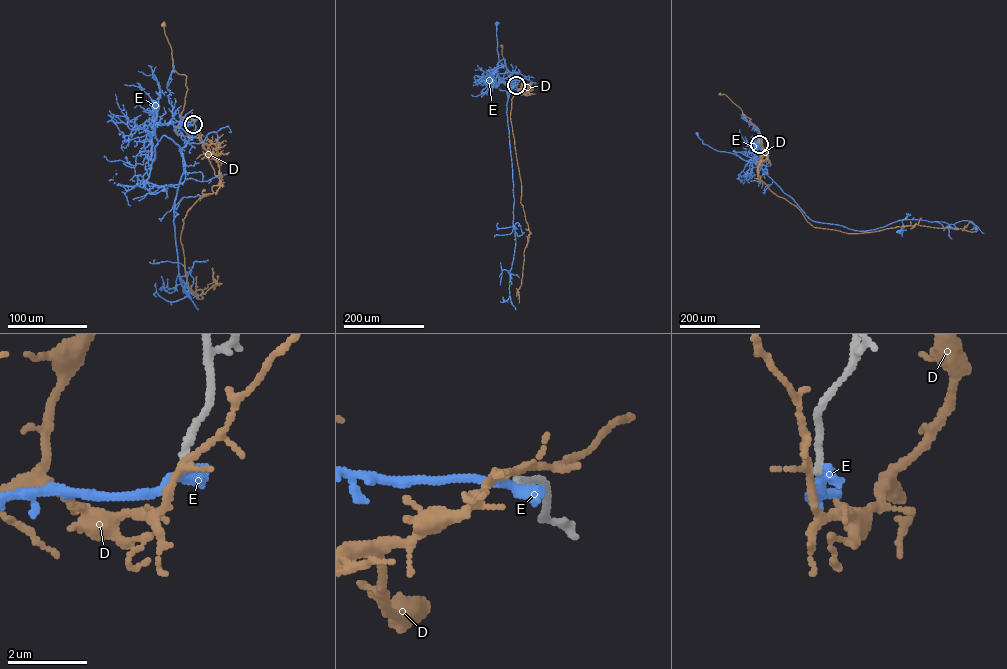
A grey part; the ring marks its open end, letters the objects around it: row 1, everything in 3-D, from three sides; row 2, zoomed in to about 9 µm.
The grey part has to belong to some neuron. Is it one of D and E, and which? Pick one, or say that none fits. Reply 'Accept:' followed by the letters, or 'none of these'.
Accept: none of these

